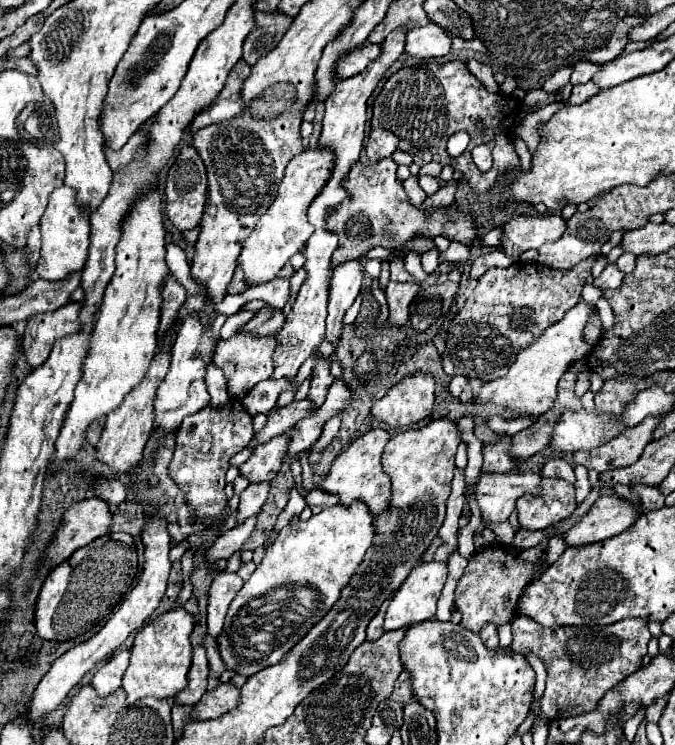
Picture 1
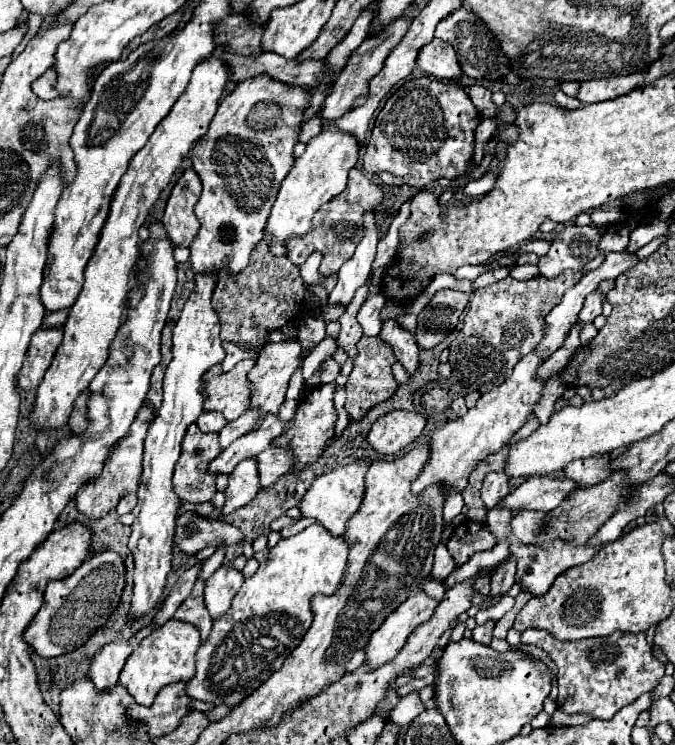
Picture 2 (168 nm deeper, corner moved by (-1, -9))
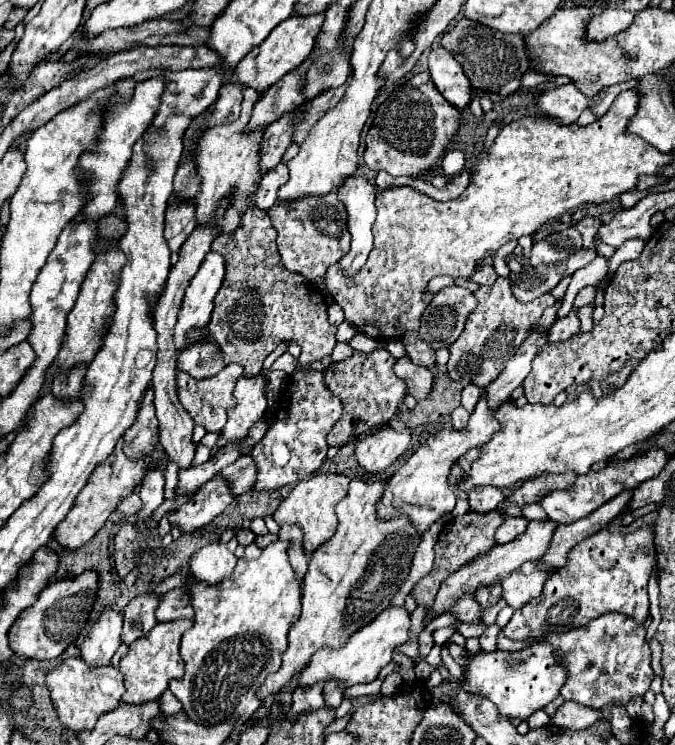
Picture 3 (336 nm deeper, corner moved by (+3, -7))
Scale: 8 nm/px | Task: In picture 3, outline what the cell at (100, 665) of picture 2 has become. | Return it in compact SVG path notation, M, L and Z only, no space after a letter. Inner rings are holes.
M104 609L94 629L82 643L82 659L90 667L110 665L116 649L122 643L122 613L116 609Z

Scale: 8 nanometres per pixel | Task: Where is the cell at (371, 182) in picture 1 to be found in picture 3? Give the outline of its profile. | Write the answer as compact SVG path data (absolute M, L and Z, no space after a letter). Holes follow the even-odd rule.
M336 189L326 197L304 197L294 203L276 203L268 209L272 225L278 233L278 251L286 269L302 273L306 279L320 279L330 263L340 261L350 251L346 227L346 207L336 197Z

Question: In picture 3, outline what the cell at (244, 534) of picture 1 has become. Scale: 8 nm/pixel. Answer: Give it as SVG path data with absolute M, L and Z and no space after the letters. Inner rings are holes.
M146 593L136 597L126 609L124 609L124 631L122 641L134 643L138 637L144 637L158 621L156 621L156 607L160 603L160 595Z

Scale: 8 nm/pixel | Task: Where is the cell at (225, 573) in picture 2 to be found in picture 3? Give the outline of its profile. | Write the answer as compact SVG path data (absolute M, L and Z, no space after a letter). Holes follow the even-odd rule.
M212 543L194 553L190 561L190 573L198 581L206 585L214 585L214 583L222 583L222 579L228 579L236 563L238 563L236 555L230 553L226 545Z

